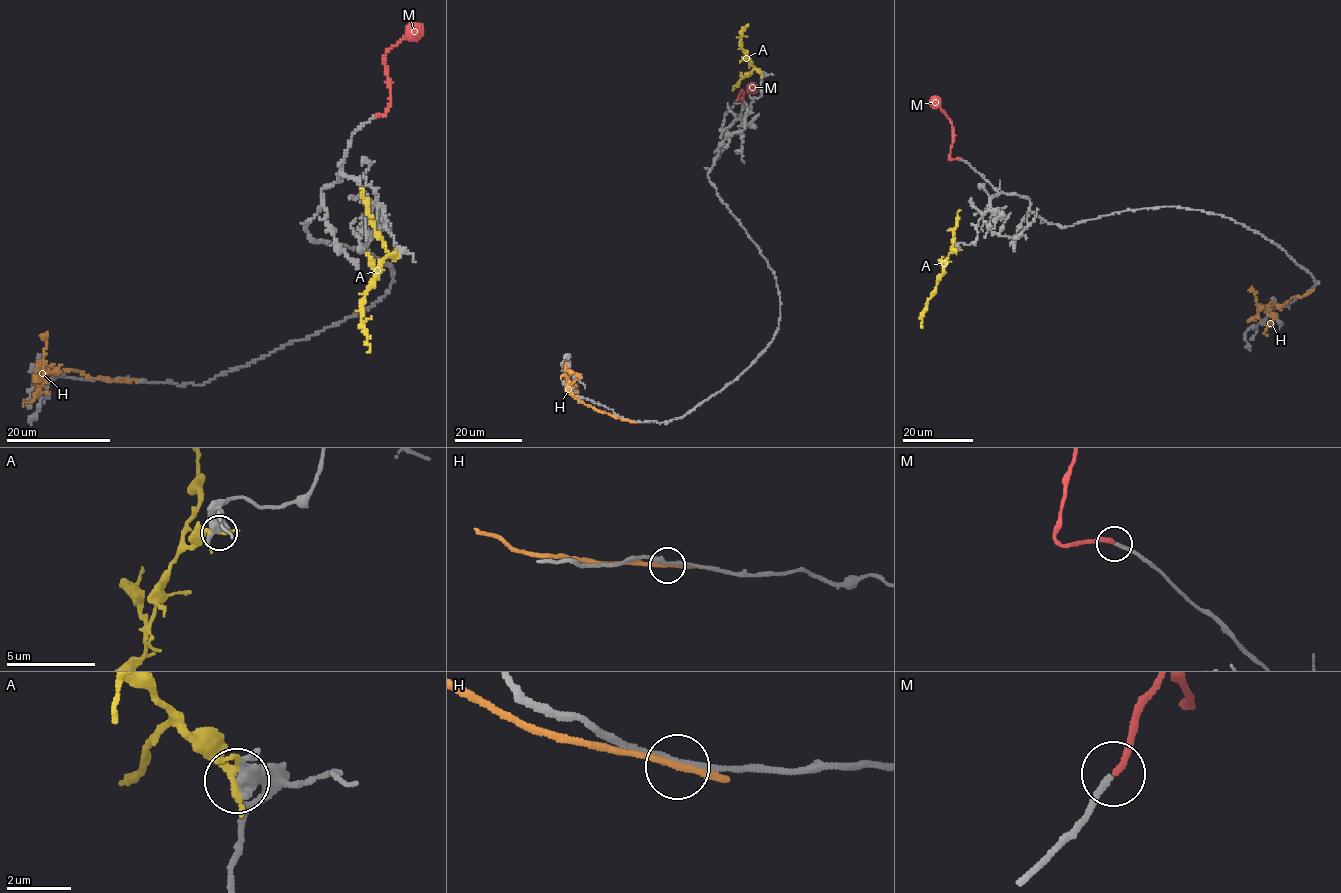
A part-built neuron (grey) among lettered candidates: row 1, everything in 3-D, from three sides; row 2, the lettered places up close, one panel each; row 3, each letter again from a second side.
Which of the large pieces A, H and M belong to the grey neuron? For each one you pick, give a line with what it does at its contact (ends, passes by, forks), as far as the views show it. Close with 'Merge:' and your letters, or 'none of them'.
M: it ends
Merge: M

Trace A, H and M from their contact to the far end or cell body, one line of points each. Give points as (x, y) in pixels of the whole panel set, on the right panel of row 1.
A: (958, 249), (948, 256), (935, 292), (927, 302), (920, 327)
H: (1313, 289), (1300, 297), (1292, 297), (1282, 305), (1270, 307), (1272, 322), (1263, 333), (1268, 335)
M: (960, 159), (949, 157), (952, 123), (939, 107), (933, 106), (932, 99)

